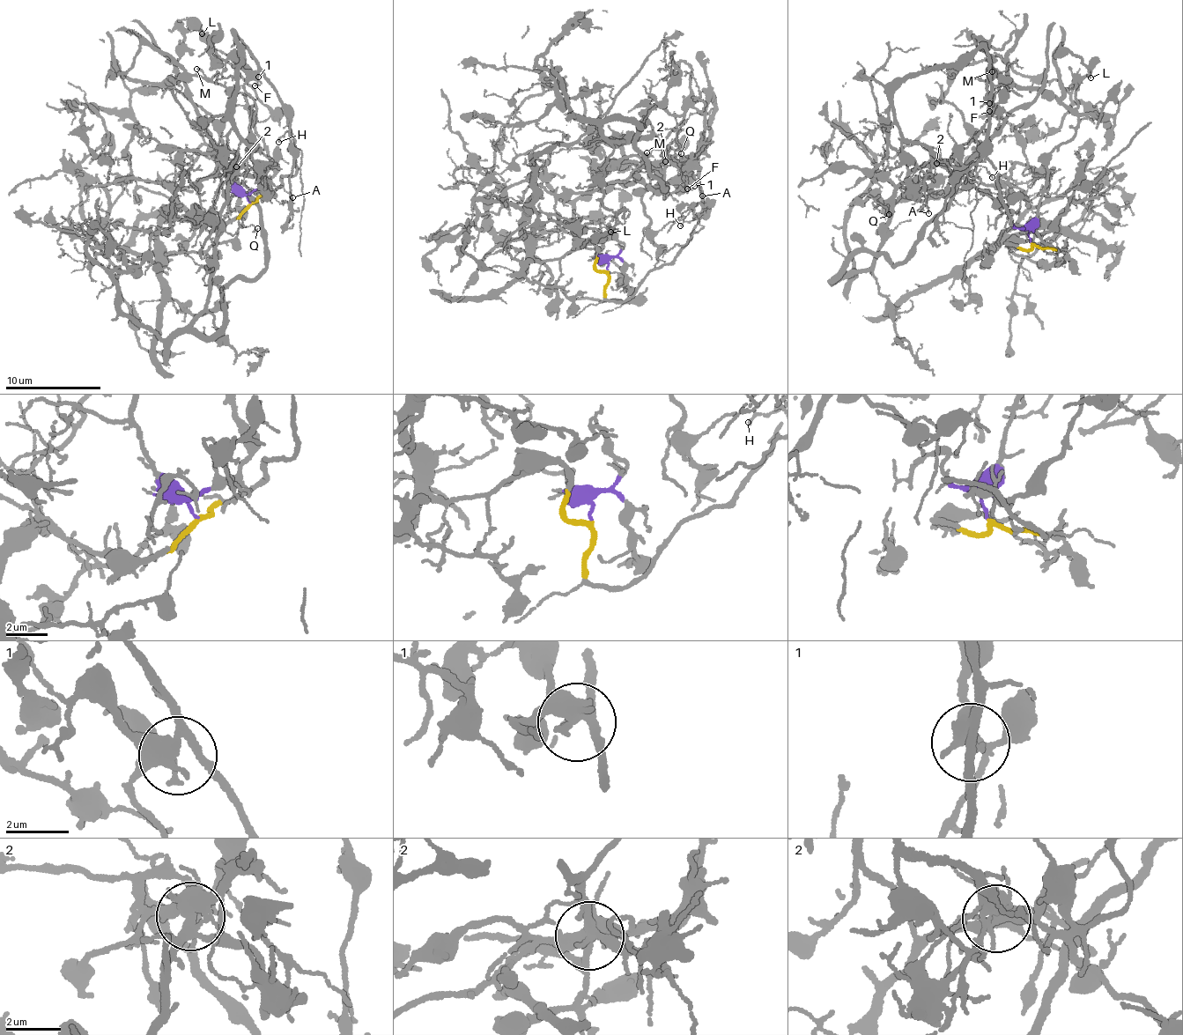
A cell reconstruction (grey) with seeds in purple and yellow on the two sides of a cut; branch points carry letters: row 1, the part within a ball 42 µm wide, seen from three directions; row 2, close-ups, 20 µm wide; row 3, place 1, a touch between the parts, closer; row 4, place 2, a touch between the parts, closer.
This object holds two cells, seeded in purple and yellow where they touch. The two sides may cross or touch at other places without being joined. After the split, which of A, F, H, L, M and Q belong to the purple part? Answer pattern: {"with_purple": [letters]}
{"with_purple": ["L", "M", "Q"]}

